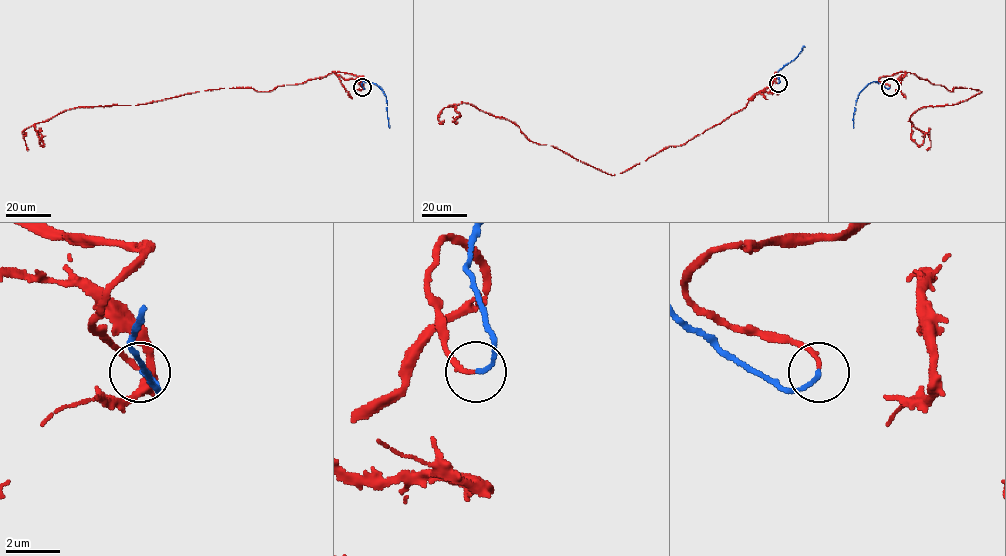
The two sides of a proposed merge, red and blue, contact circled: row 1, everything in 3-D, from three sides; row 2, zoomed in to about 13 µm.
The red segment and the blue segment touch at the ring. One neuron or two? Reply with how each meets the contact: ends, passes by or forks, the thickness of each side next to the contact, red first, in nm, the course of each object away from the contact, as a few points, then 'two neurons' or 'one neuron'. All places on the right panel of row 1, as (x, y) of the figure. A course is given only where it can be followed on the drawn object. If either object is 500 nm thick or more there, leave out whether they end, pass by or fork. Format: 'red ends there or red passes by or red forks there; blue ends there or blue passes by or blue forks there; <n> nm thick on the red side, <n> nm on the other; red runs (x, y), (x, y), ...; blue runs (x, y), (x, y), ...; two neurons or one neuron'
red ends there; blue ends there; 140 nm thick on the red side, 150 nm on the other; red runs (890, 87), (879, 79), (909, 72), (950, 91), (981, 92), (910, 117), (918, 145), (931, 129); blue runs (890, 87), (873, 81), (862, 90), (855, 104), (853, 127); one neuron

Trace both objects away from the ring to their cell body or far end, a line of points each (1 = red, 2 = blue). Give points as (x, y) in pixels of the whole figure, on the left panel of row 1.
1: (362, 87), (363, 76), (332, 72), (269, 91), (223, 88), (75, 107), (35, 124), (43, 145), (40, 129)
2: (362, 87), (363, 81), (368, 81), (383, 90), (389, 127)

